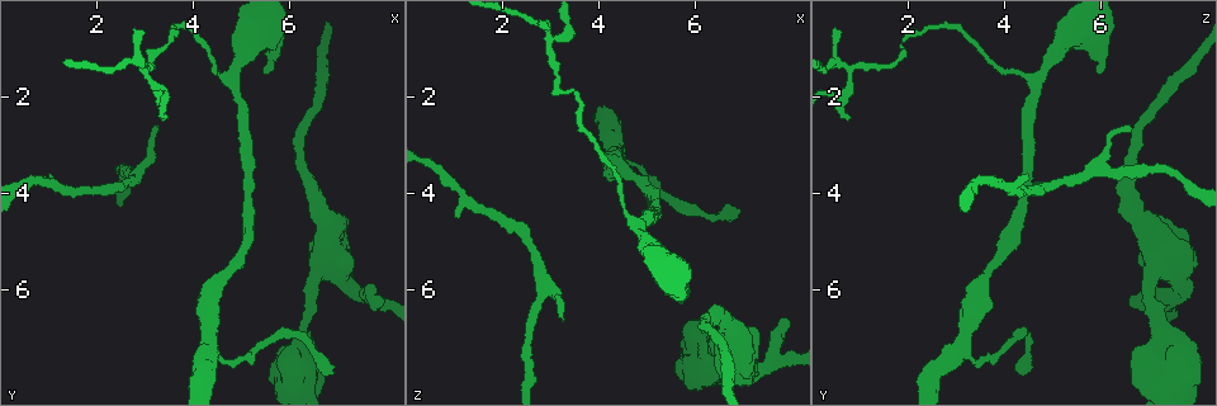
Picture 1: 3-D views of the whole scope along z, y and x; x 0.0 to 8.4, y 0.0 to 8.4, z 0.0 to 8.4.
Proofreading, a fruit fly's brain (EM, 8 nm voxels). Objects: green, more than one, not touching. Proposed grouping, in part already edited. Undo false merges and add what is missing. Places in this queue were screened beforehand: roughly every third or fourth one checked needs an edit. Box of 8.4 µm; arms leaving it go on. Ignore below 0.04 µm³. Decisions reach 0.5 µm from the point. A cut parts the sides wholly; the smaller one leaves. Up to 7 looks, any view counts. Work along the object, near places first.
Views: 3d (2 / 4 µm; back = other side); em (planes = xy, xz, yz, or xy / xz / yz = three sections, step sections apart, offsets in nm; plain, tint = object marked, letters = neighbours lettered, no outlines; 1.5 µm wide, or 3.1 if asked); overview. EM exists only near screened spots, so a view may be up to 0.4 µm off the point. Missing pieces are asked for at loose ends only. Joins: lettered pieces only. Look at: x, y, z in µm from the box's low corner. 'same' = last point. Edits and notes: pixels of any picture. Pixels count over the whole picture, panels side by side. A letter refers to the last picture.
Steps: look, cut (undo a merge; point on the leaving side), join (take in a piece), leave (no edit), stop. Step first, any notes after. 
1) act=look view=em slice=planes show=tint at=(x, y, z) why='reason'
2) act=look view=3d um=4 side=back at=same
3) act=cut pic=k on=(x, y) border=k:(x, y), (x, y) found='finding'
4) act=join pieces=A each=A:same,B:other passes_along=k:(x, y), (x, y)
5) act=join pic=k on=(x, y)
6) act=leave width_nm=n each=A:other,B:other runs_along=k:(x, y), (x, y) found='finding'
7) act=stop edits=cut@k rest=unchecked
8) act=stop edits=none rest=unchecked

act=look view=em slice=planes show=letters at=(3.25, 2.65, 6.60) why='thin end'

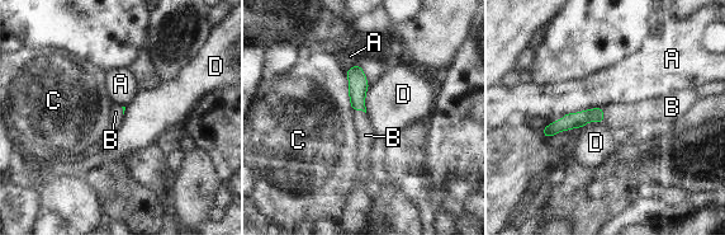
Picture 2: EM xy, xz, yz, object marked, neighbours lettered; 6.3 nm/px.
act=join pic=2 on=(617, 114) longest_contact=A:260nm each=A:other,B:same,C:other,D:other passes_along=2:(569, 121), (602, 114), (617, 114) found='the neuron continues'

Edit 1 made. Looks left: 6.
act=look view=overview why='see it whole again'

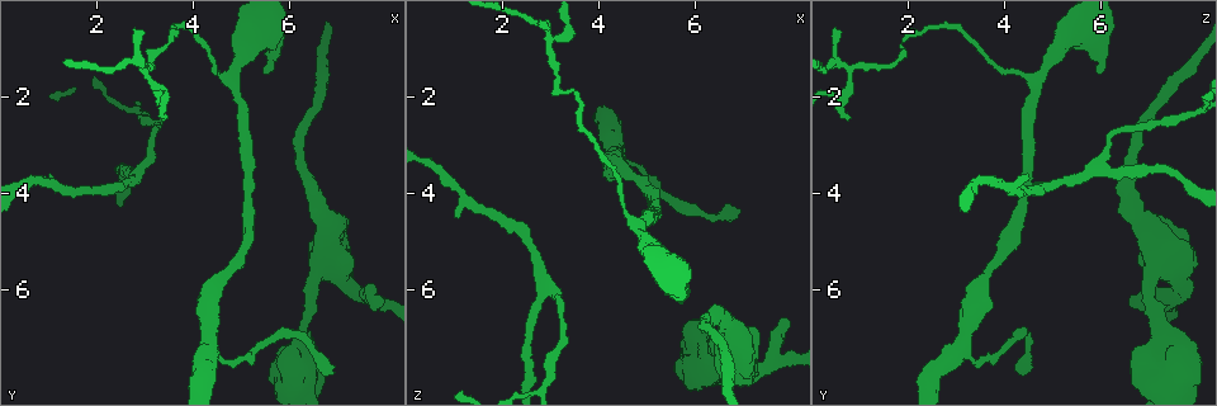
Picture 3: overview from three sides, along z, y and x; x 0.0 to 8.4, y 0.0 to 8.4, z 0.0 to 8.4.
act=look view=em slice=planes show=plain at=(5.45, 1.40, 5.95) why='free end'

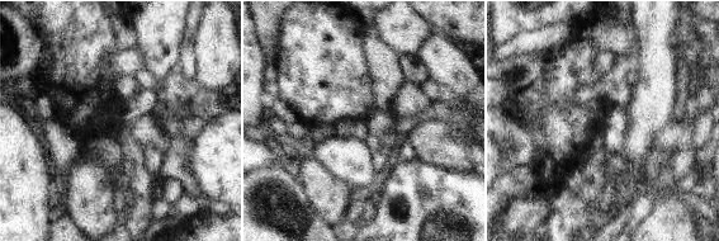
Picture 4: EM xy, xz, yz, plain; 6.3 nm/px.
act=look view=em slice=planes show=letters at=same

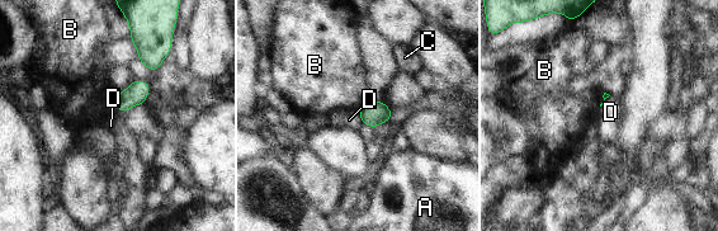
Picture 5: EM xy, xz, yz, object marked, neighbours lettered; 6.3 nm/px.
act=leave each=A:other,B:other,C:other,D:other found='no lettered piece goes on from it'

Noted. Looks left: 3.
act=stop edits=join@2 rest=unchecked

